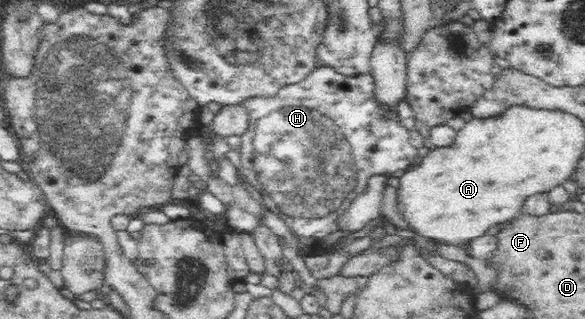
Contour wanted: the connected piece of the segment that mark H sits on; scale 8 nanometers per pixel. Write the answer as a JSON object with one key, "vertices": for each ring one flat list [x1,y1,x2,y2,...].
{"vertices":[[322,65,319,68,315,68,310,76,299,82,298,84,291,84,288,87,284,87,278,93,272,97,258,97,253,96,246,98,241,102,242,107,247,113,247,126,254,129,253,136,253,161,251,158,247,162,243,162,243,157,239,158,239,162,242,162,242,174,250,182,256,190,262,195,262,200,266,204,267,208,271,212,274,212,285,221,291,227,293,233,301,235,305,238,322,239,333,231,338,230,336,228,336,220,338,216,344,211,352,198,358,192,363,192,365,186,367,186,367,180,373,176,373,174,381,173,390,175,397,172,397,170,407,169,410,164,413,164,415,158,417,158,418,149,411,145,409,140,409,130,399,123,399,118,395,114,386,114,386,121,383,119,383,107,375,102,374,99,374,85,373,77,370,73,364,74,363,77,358,78,346,78,343,74,339,74,334,68]]}

